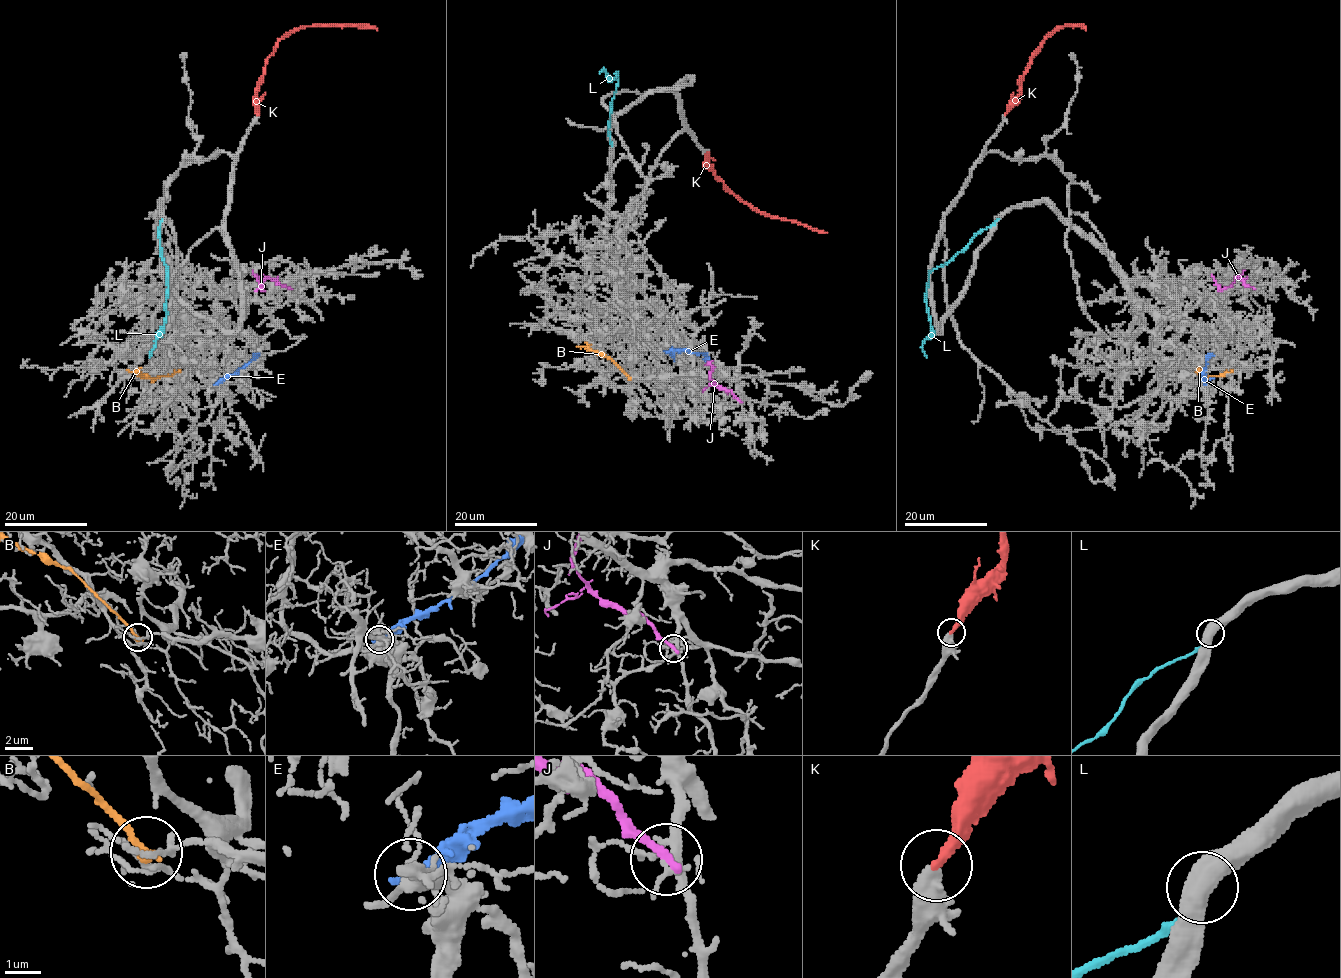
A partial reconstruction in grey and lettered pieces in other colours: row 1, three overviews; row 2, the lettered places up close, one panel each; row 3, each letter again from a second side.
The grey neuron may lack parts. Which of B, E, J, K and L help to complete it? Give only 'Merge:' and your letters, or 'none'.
Merge: K

